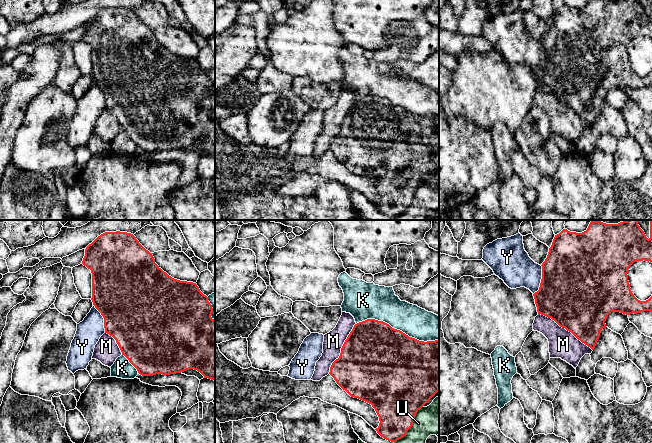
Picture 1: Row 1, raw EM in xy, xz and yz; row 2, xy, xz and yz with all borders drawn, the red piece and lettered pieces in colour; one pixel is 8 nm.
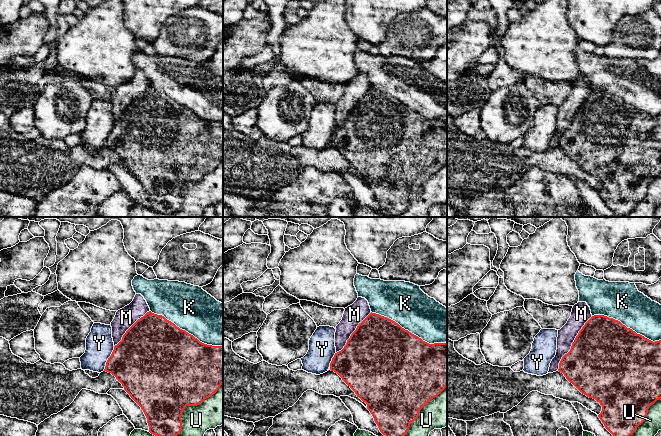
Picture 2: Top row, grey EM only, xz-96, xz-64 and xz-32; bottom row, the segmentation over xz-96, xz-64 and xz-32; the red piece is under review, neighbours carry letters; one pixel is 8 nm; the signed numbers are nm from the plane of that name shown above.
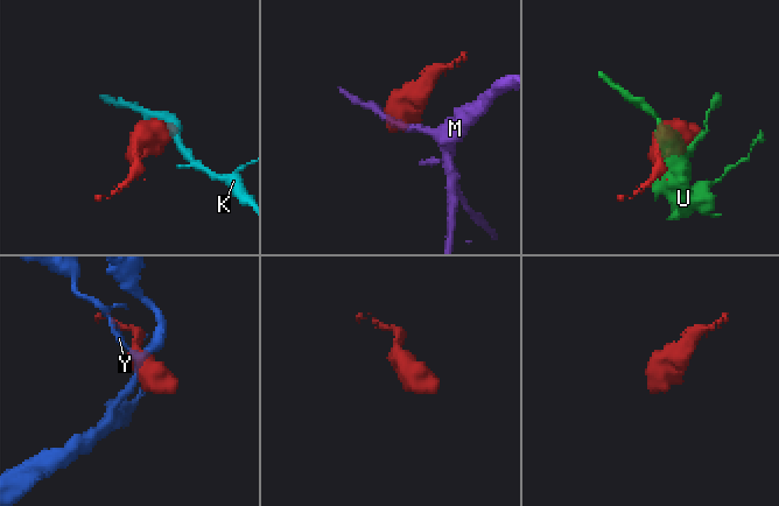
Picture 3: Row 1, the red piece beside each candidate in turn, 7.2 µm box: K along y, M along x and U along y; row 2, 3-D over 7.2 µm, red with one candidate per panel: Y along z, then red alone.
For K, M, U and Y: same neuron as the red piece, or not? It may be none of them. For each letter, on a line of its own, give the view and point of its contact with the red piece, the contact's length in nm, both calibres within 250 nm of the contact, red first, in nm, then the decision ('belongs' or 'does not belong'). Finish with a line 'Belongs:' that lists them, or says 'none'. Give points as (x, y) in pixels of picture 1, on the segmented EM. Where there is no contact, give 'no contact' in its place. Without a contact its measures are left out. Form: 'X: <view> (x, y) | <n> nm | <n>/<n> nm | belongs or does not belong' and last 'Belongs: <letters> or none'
K: xz (396, 329) | 700 nm | 500/280 nm | does not belong
M: yz (565, 328) | 550 nm | 500/220 nm | does not belong
U: xz (411, 426) | 380 nm | 380/260 nm | does not belong
Y: yz (541, 280) | 240 nm | 500/280 nm | does not belong
Belongs: none

